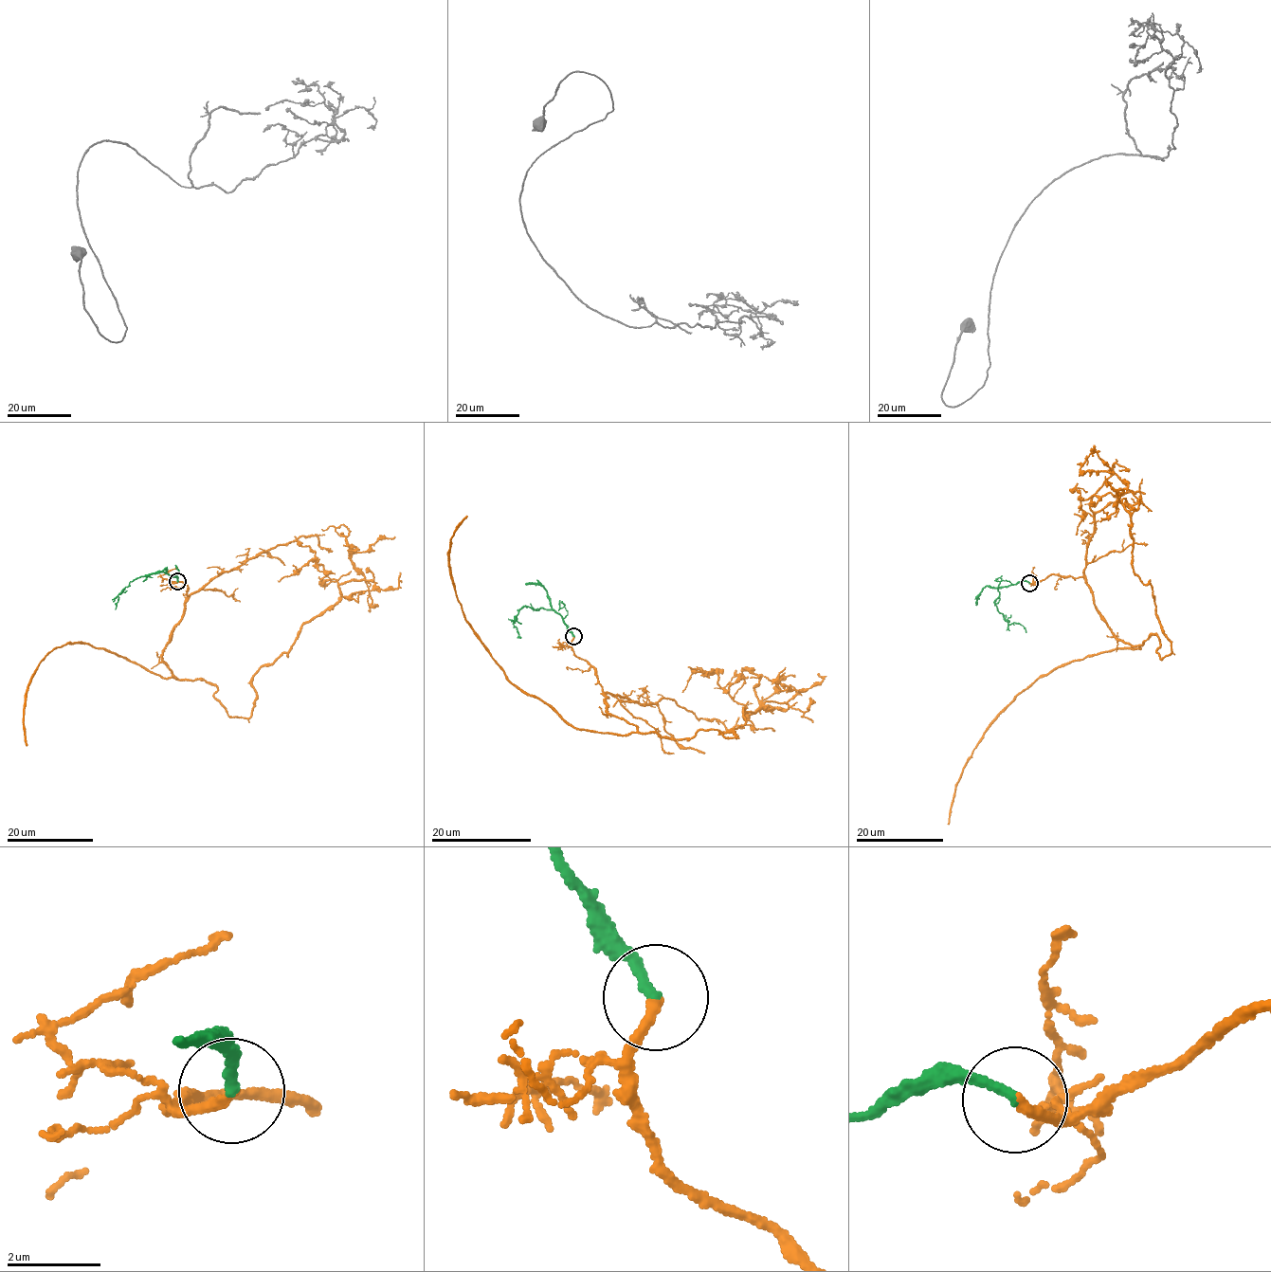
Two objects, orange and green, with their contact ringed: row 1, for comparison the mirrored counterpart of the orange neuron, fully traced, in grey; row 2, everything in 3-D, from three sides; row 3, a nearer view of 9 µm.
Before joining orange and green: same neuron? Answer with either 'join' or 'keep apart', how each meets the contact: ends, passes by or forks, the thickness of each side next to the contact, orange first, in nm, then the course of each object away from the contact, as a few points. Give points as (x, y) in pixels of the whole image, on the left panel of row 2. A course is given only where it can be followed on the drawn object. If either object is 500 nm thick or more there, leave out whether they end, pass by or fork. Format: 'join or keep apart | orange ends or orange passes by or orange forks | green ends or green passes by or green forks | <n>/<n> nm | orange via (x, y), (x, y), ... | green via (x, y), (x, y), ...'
join | orange ends | green ends | 200/200 nm | orange via (177, 582), (187, 597), (164, 661), (246, 718), (254, 673), (365, 578), (356, 548), (320, 529) | green via (177, 582), (177, 577), (157, 571), (139, 576), (118, 595), (115, 608)

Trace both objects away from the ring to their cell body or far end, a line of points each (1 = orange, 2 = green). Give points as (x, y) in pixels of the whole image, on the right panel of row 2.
1: (1029, 583), (1083, 577), (1117, 639), (1155, 632), (1159, 658), (1172, 652), (1134, 570), (1127, 483), (1086, 463)
2: (1029, 583), (1024, 581), (998, 589), (998, 596), (994, 601), (1007, 623), (1021, 624), (1025, 632)

